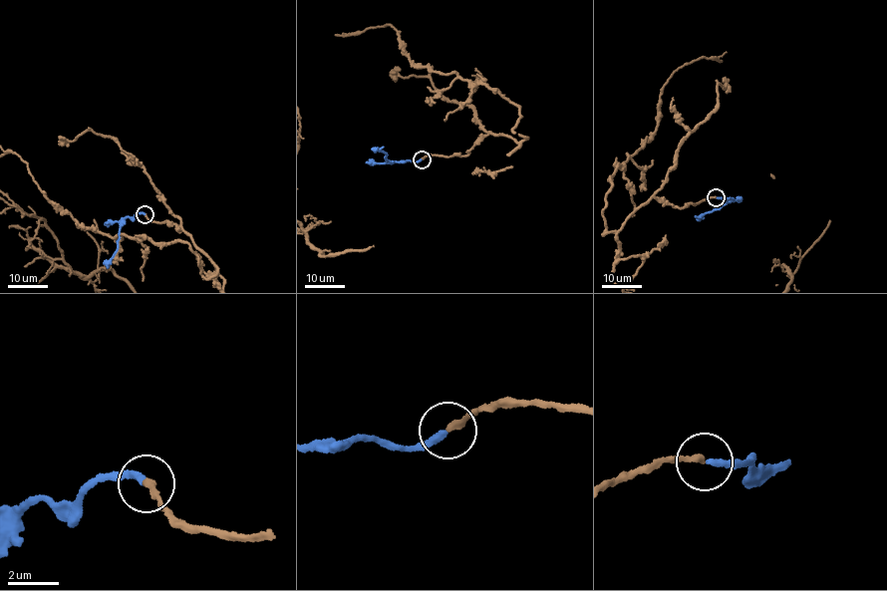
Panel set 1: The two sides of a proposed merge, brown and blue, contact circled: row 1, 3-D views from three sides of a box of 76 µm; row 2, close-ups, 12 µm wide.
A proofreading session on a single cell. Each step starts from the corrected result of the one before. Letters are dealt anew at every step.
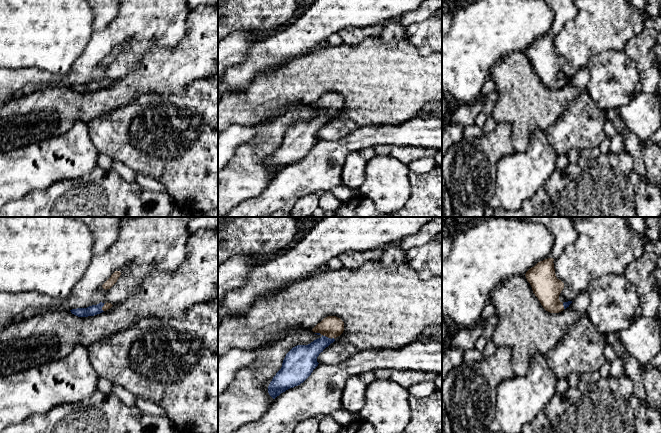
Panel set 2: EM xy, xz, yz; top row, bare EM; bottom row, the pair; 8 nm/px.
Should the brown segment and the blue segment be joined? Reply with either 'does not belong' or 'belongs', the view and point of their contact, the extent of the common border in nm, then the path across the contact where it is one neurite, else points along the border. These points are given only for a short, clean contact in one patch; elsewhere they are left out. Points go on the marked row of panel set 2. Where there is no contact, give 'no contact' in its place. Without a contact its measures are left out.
belongs; contact xz (325, 335); length 170 nm; way xz (331, 326), (325, 335), (303, 357)

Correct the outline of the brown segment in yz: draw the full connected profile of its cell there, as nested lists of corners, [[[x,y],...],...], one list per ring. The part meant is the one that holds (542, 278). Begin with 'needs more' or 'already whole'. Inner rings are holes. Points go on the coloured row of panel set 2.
needs more | [[[548,258],[538,262],[525,276],[543,308],[550,313],[559,313],[572,301],[562,303],[559,300],[564,283],[556,277],[553,261],[553,258]]]

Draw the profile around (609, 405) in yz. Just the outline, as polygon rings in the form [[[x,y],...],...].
[[[624,373],[620,377],[580,381],[565,393],[556,393],[519,433],[661,433],[661,414],[635,395],[633,382]]]

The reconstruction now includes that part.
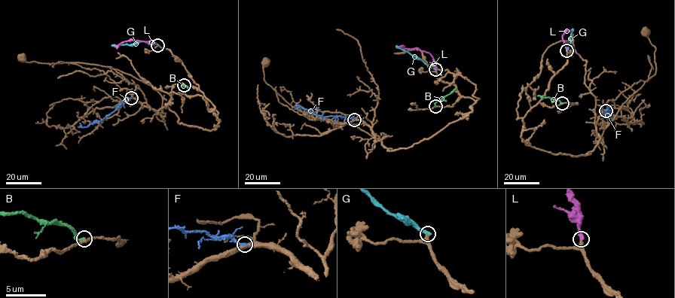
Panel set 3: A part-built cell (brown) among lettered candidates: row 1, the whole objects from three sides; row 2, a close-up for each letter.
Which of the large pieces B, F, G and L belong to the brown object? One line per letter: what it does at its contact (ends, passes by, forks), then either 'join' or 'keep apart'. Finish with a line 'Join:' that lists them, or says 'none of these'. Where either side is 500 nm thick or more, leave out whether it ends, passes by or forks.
B: it ends there; keep apart
F: it ends there; keep apart
G: it ends there; keep apart
L: it ends there; join
Join: L

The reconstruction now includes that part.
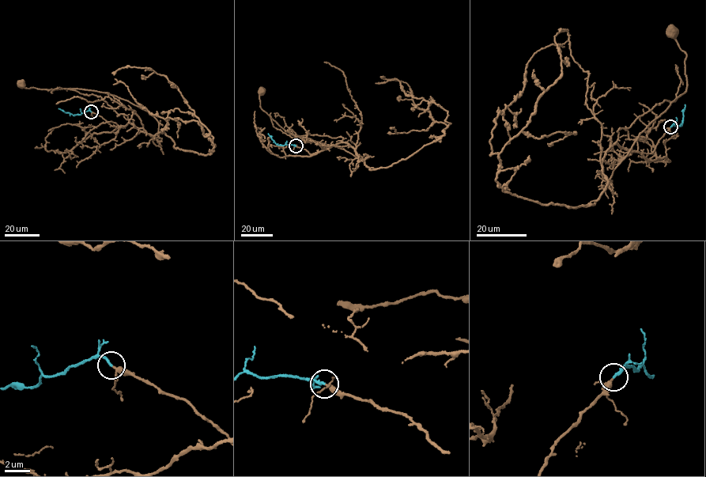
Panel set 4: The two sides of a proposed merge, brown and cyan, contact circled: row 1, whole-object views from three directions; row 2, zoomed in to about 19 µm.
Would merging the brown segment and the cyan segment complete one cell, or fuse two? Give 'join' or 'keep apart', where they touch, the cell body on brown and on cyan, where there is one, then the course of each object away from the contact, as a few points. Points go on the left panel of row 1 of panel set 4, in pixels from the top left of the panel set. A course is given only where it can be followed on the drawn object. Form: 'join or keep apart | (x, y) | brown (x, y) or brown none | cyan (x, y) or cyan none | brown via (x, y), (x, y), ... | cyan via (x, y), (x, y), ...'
join | (91, 111) | brown (21, 83) | cyan none | brown via (91, 111), (115, 126), (129, 123), (159, 134), (152, 115), (115, 96), (77, 88), (27, 88), (21, 83) | cyan via (91, 111), (73, 115), (58, 108)

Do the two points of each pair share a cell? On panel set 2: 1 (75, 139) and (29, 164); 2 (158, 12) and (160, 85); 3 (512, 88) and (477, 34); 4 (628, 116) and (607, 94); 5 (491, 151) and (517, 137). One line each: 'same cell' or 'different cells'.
1: same cell
2: different cells
3: different cells
4: different cells
5: different cells

